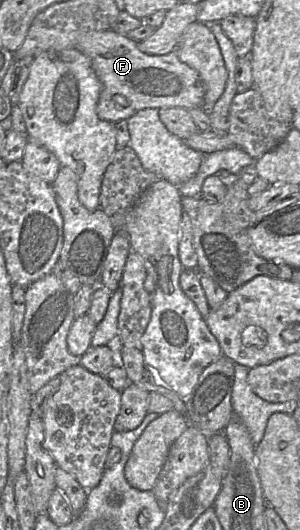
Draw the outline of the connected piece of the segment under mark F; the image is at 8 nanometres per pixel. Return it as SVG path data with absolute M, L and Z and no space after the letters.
M113 30L90 31L80 38L75 48L90 59L101 82L96 107L101 120L117 123L146 108L182 107L189 110L203 107L205 90L200 75L179 60L177 49L167 55L149 55L142 52L137 43Z

